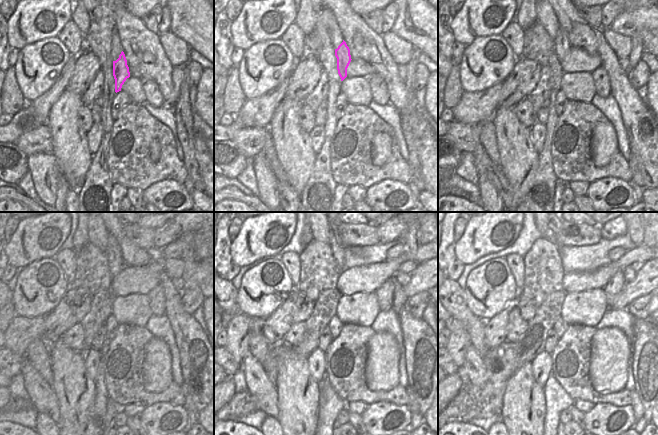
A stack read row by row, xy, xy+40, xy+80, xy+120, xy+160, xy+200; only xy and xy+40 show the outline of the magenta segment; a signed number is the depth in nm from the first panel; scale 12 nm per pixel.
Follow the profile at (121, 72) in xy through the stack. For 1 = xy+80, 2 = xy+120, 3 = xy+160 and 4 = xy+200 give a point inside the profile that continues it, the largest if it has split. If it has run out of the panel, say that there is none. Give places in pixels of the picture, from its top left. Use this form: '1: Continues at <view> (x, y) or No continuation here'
1: Continues at xy+80 (562, 44)
2: Continues at xy+120 (115, 262)
3: Continues at xy+160 (337, 247)
4: Continues at xy+200 (552, 235)

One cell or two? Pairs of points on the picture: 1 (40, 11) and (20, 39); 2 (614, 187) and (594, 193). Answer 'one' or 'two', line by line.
1: one
2: one

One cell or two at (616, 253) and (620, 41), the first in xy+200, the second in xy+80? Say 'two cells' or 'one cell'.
two cells

